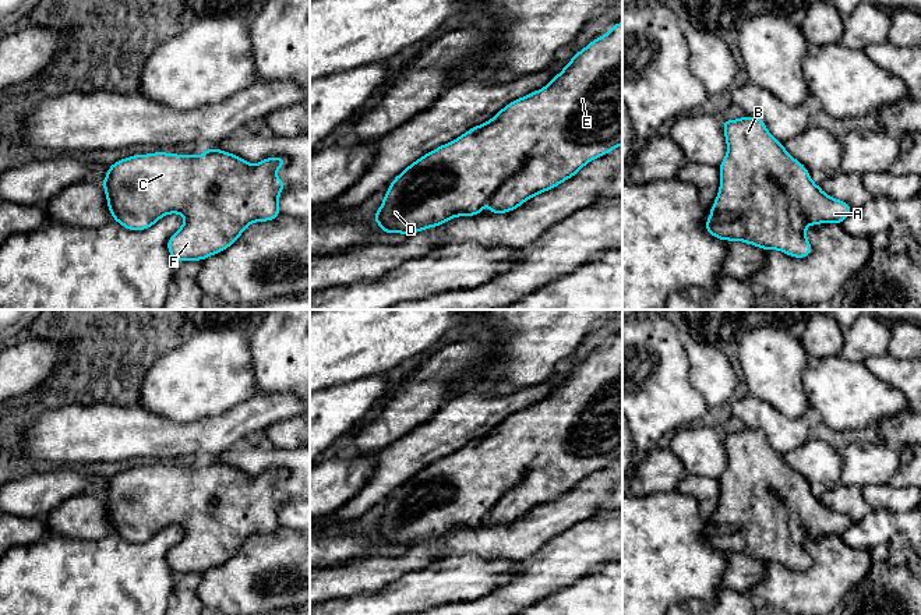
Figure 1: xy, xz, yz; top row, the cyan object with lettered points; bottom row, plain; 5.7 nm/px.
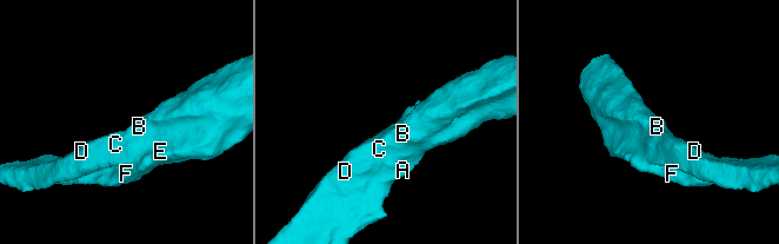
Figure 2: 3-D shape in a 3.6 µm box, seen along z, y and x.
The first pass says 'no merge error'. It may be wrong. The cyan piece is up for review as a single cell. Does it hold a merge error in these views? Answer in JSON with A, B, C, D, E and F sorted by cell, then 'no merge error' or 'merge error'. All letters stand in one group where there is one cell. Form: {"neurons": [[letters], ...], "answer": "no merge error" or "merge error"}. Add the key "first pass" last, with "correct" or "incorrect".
{"neurons": [["A", "B", "C", "D", "E", "F"]], "answer": "no merge error", "first pass": "correct"}

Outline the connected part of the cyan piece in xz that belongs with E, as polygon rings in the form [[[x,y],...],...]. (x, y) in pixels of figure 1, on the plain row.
[[[617,335],[611,342],[600,350],[596,350],[585,361],[578,364],[572,372],[564,379],[564,382],[555,388],[547,399],[529,406],[527,409],[519,410],[508,416],[500,423],[490,434],[474,438],[463,448],[458,449],[452,455],[438,459],[437,462],[426,466],[414,476],[407,478],[399,488],[392,492],[392,496],[387,502],[384,513],[380,522],[375,524],[373,533],[378,536],[382,545],[403,545],[410,548],[416,544],[435,540],[452,530],[458,529],[476,529],[483,524],[486,515],[490,515],[488,526],[505,526],[516,522],[529,510],[539,508],[547,502],[551,502],[562,494],[574,489],[585,477],[590,473],[597,471],[617,459],[622,457],[622,335]]]

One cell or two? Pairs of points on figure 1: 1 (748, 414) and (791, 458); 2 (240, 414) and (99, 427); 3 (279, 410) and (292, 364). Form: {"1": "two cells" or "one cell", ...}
{"1": "two cells", "2": "one cell", "3": "two cells"}

